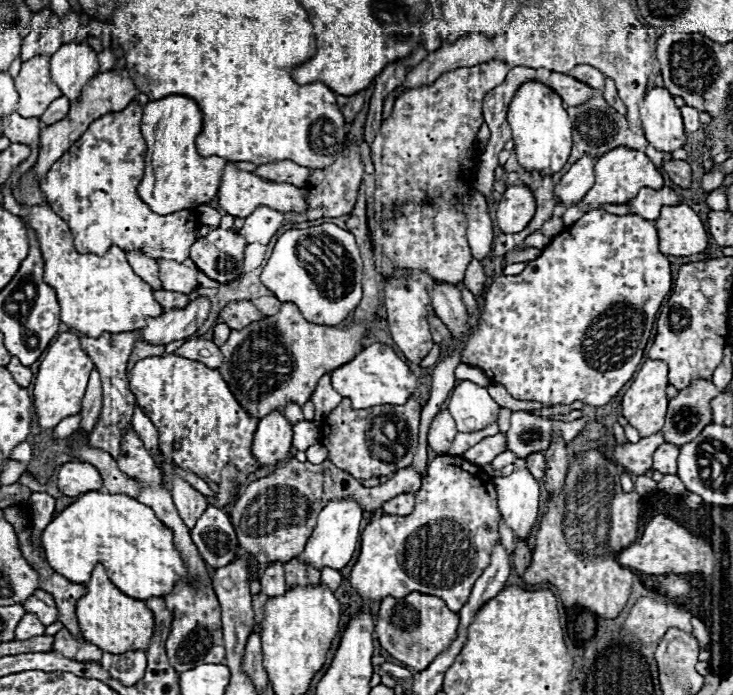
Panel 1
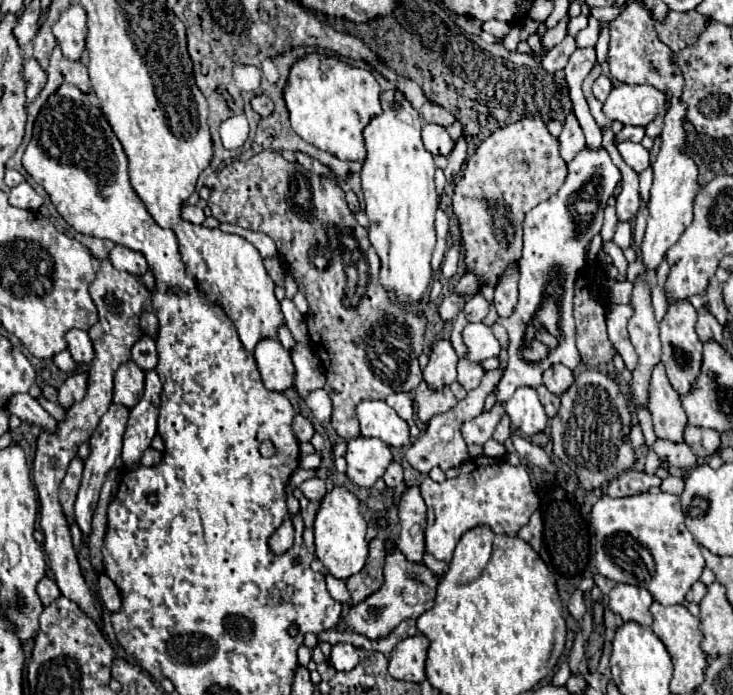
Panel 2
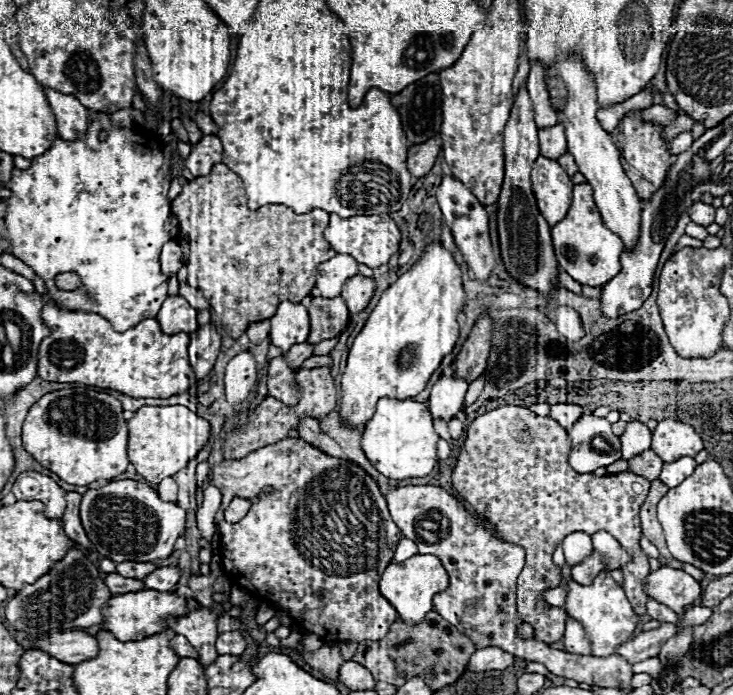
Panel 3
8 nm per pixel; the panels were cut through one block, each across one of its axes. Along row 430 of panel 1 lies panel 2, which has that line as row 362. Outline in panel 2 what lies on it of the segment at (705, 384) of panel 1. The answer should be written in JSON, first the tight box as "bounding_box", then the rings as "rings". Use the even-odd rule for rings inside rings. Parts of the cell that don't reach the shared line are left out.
{"bounding_box":[660,298,702,394],"rings":[[[668,298],[666,316],[660,322],[662,364],[666,366],[670,384],[678,394],[690,392],[690,388],[694,386],[694,376],[698,376],[698,368],[702,366],[702,342],[694,330],[694,320],[696,320],[696,310],[688,300]]]}

